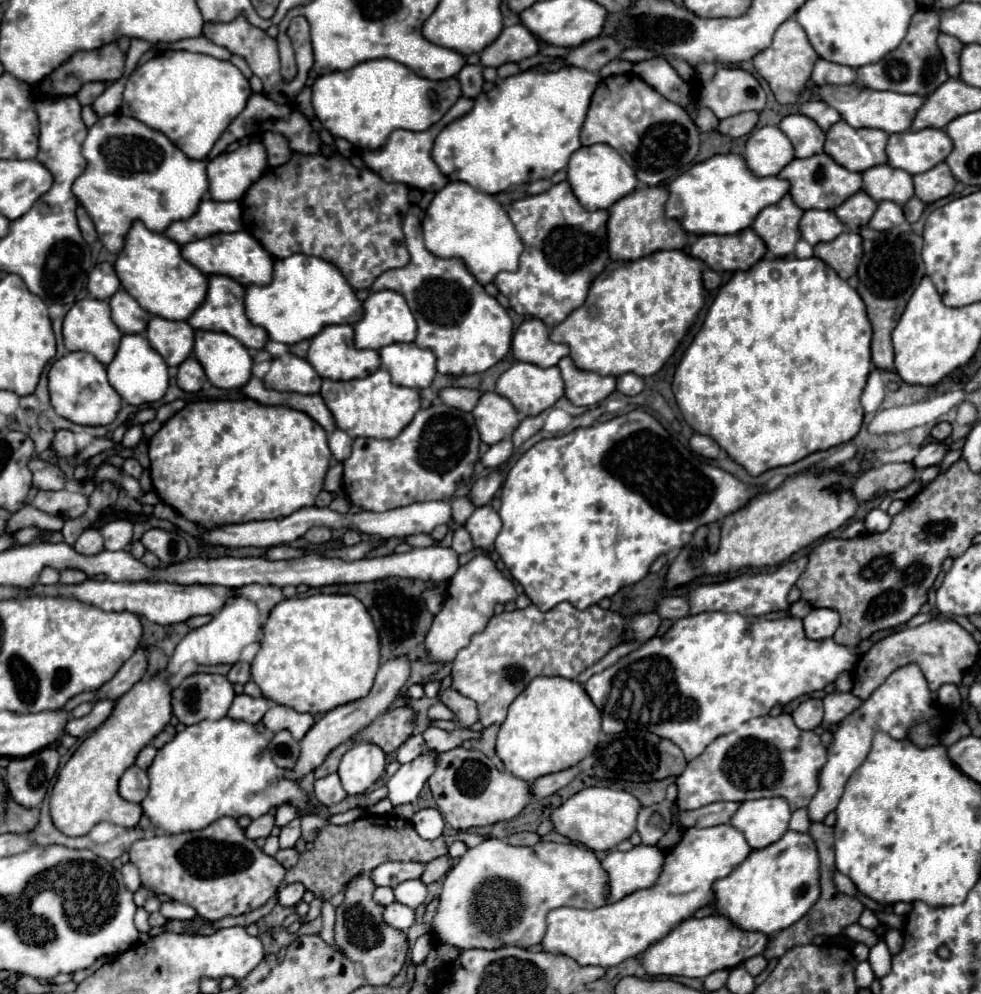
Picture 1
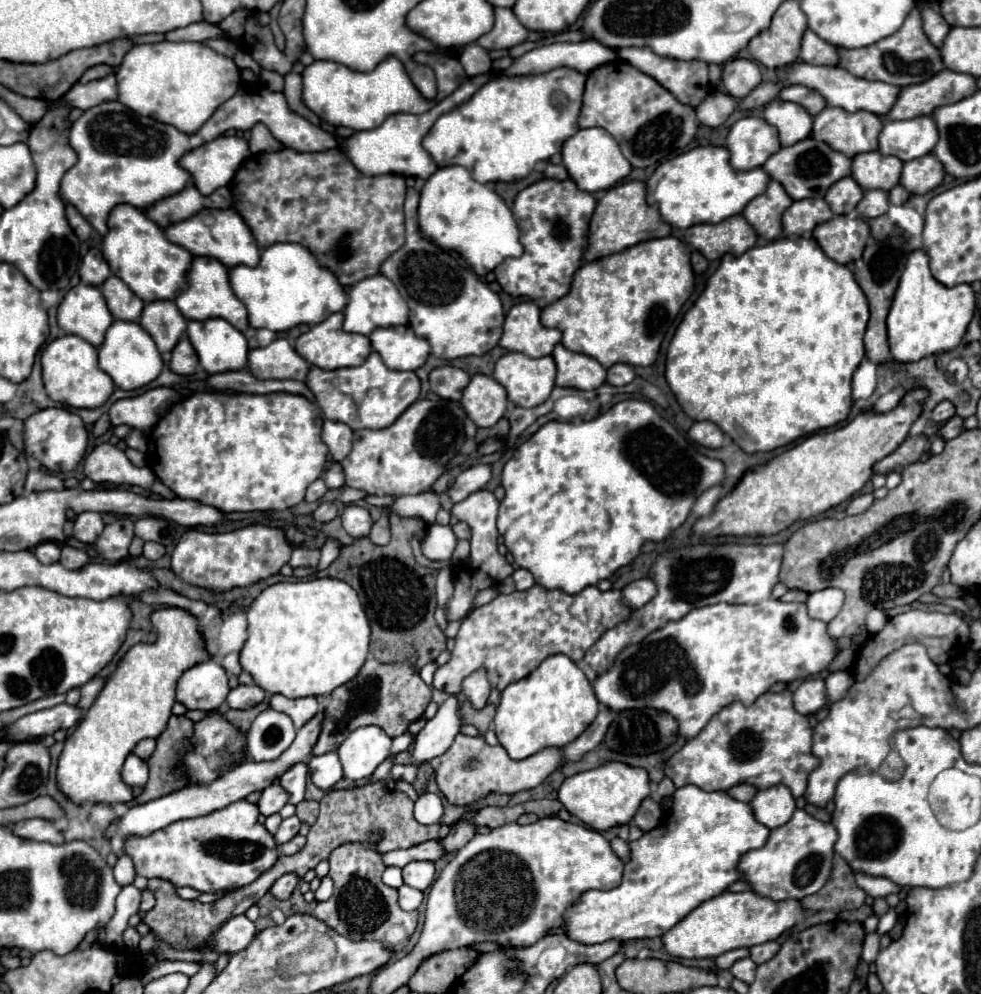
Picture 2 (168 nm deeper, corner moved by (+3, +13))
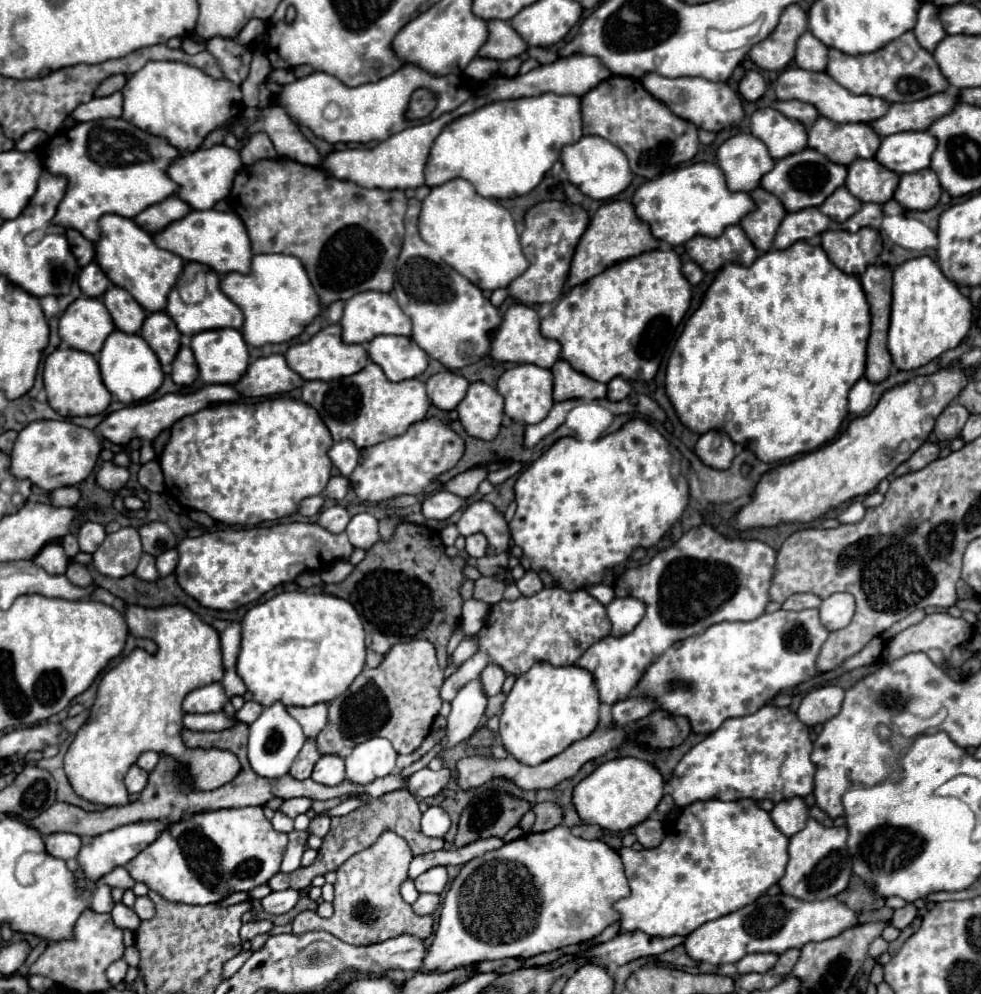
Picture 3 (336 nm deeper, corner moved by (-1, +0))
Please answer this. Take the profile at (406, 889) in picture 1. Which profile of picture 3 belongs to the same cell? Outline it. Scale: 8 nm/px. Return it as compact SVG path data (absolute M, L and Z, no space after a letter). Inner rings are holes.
M433 867L425 873L421 873L415 879L415 887L419 893L435 893L439 895L447 885L447 871L445 867Z

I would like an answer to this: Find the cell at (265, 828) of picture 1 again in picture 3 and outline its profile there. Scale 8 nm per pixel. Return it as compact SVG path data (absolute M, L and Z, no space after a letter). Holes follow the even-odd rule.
M297 797L297 799L287 799L287 801L283 801L283 805L279 807L279 811L281 813L285 813L287 817L291 817L291 819L295 819L297 815L301 815L301 813L305 813L309 807L311 807L311 799L305 799L305 797Z

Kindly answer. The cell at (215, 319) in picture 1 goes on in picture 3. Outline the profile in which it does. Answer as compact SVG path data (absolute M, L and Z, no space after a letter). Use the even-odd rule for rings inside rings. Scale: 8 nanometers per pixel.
M187 263L187 265L185 265L183 275L179 277L177 287L173 287L171 293L169 293L169 297L167 297L167 309L165 309L165 313L177 323L177 327L179 327L179 331L181 331L183 335L195 335L197 331L221 329L221 327L241 329L241 327L243 327L243 321L245 321L241 309L221 291L221 287L219 287L219 275L217 275L213 269L209 269L209 267L201 265L201 263ZM199 271L203 271L203 273L207 275L207 297L205 297L201 303L197 303L197 305L187 305L187 303L183 303L181 297L179 297L179 285L183 285L183 283L187 283L187 281L193 281Z

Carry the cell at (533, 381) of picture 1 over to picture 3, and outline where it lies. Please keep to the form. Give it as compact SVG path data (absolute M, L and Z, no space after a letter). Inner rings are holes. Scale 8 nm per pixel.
M517 365L513 369L507 369L499 381L497 381L497 391L505 399L505 413L513 421L521 423L539 423L545 419L545 415L553 407L553 373L549 369L533 367L533 365Z

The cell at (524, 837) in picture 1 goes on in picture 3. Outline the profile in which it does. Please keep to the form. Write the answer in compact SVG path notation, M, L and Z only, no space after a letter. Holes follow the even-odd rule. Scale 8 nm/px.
M539 803L539 805L533 805L533 811L535 811L537 819L535 819L533 827L531 827L531 833L549 831L549 829L561 825L561 821L563 821L561 809L555 803Z

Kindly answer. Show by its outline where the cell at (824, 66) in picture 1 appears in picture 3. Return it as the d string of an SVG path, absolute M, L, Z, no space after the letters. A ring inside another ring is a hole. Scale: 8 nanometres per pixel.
M807 31L797 41L795 63L797 63L797 67L807 69L807 71L825 71L825 63L829 59L827 53L829 53L829 49Z

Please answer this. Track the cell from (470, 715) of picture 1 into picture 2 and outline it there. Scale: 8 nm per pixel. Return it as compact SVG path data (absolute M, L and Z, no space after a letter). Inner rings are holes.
M475 670L463 682L463 696L473 704L473 708L483 708L491 694L491 682L487 680L485 670Z

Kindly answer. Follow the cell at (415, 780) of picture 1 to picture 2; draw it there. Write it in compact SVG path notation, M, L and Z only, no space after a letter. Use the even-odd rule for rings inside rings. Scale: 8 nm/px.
M449 696L437 710L435 718L427 720L427 726L415 738L415 764L423 764L425 760L433 760L443 754L461 732L463 716L459 710L457 696Z

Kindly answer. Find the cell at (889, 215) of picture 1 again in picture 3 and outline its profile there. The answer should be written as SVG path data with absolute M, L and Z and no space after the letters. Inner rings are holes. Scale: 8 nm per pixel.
M865 203L853 217L849 217L849 219L843 223L843 229L851 231L851 233L859 231L861 227L879 229L883 217L885 217L885 215L883 215L883 211L881 211L881 205L877 205L877 203Z

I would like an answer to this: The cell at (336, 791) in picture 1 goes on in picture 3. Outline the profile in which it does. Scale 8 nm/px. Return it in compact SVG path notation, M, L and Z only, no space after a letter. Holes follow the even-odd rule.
M323 755L317 761L311 779L317 781L317 783L321 783L321 785L327 785L327 787L335 787L335 785L343 783L345 781L343 759L337 757L337 755Z

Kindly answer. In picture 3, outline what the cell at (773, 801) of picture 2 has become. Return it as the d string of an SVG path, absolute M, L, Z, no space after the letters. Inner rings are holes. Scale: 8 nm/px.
M793 797L793 799L785 799L785 801L775 803L775 807L771 809L769 815L771 815L775 827L783 835L791 837L805 827L809 811L807 811L805 801L801 797Z

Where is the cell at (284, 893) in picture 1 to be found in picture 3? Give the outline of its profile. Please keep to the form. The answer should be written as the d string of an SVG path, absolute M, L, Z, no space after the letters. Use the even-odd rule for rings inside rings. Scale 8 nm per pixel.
M285 889L285 891L273 891L269 893L267 897L261 899L261 905L267 913L273 913L273 915L281 915L281 913L287 913L295 907L295 903L299 901L301 893L297 889Z

